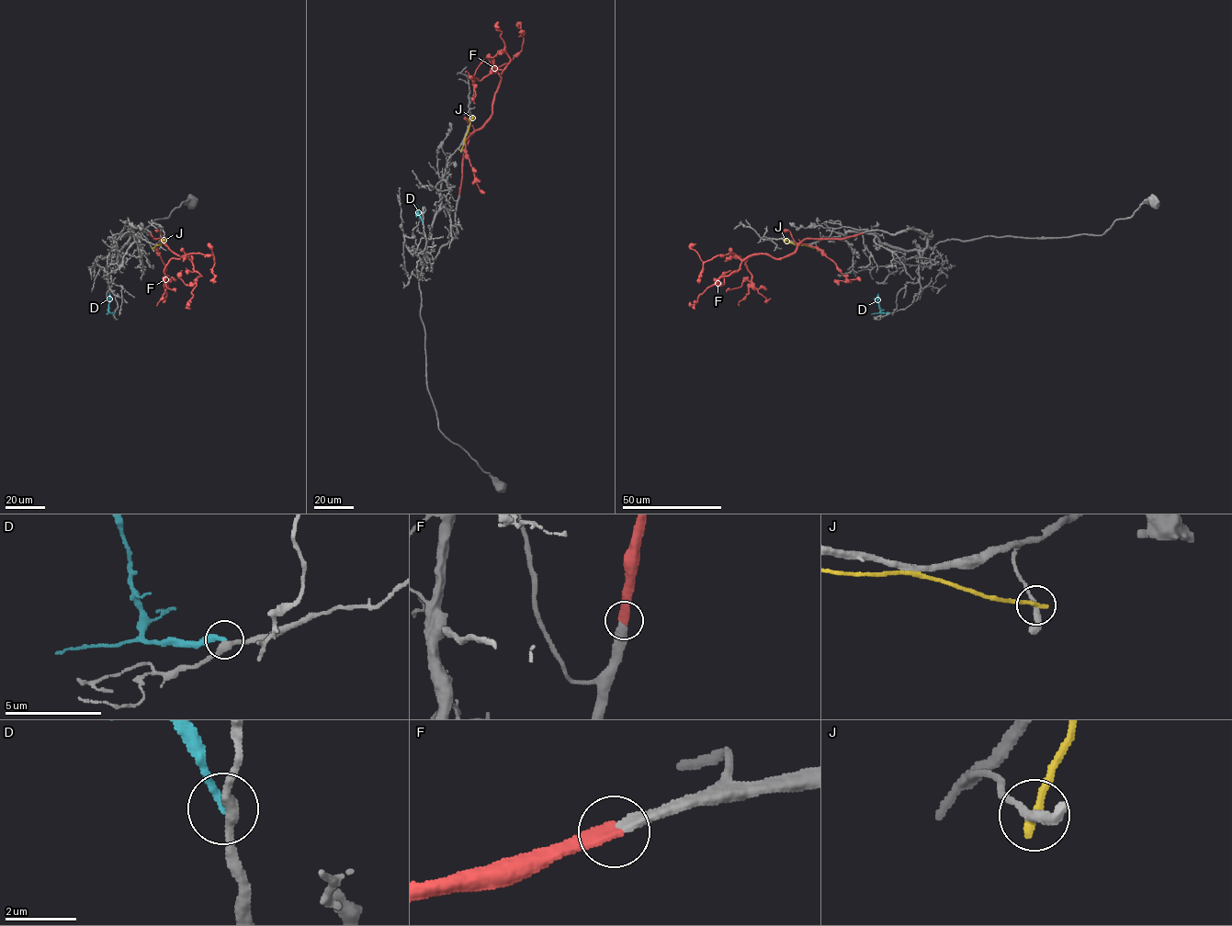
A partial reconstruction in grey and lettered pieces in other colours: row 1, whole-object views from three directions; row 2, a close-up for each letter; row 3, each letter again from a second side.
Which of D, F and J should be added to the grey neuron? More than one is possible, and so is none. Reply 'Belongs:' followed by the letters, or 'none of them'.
Belongs: F

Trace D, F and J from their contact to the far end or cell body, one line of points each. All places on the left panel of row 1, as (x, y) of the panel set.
D: (114, 312), (108, 310), (109, 294)
F: (151, 233), (181, 257), (186, 254), (192, 257), (171, 258), (166, 265), (166, 287), (175, 291)
J: (152, 248), (163, 240)

